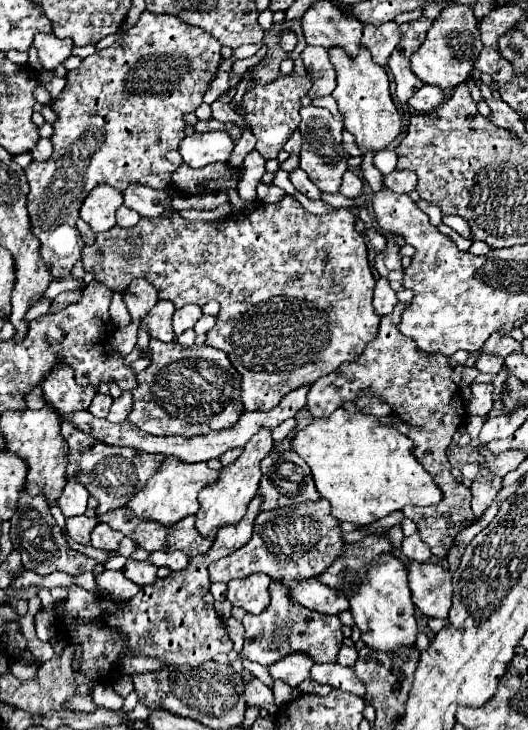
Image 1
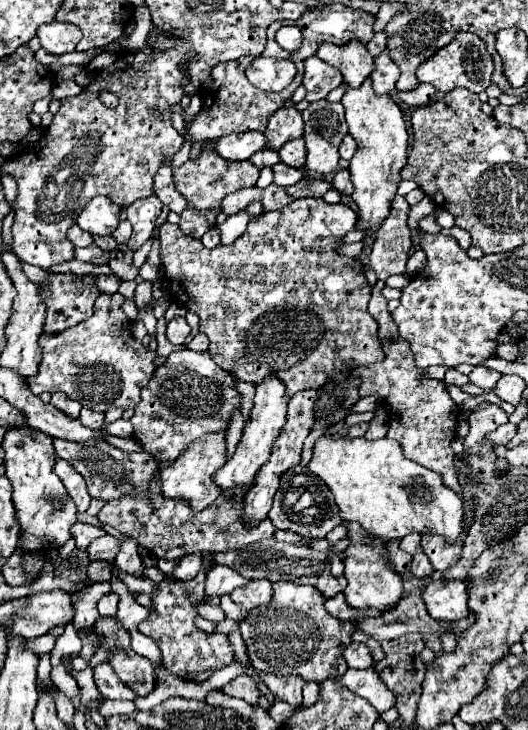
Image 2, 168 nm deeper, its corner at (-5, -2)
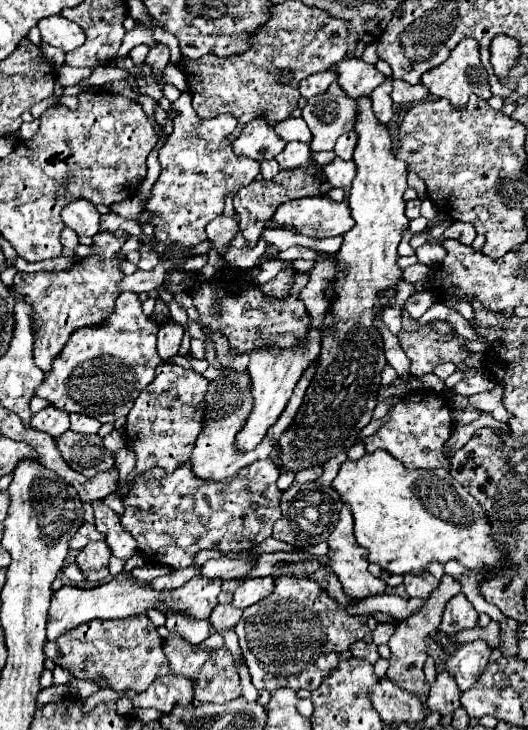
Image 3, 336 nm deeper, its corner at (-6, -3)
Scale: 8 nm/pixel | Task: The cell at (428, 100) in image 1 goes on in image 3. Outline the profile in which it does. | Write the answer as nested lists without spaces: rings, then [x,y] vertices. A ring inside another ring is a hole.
[[[393,80],[393,92],[391,92],[391,98],[395,104],[415,104],[415,102],[423,102],[427,100],[429,92],[423,84],[417,84],[417,86],[411,86],[407,82],[401,82],[401,80]]]

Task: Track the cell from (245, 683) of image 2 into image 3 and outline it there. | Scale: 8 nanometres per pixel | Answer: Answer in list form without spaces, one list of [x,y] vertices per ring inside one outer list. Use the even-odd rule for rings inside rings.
[[[225,648],[214,650],[219,657],[213,656],[207,666],[199,672],[195,680],[195,700],[193,704],[215,702],[225,704],[241,696],[241,680],[233,668],[233,656]]]

